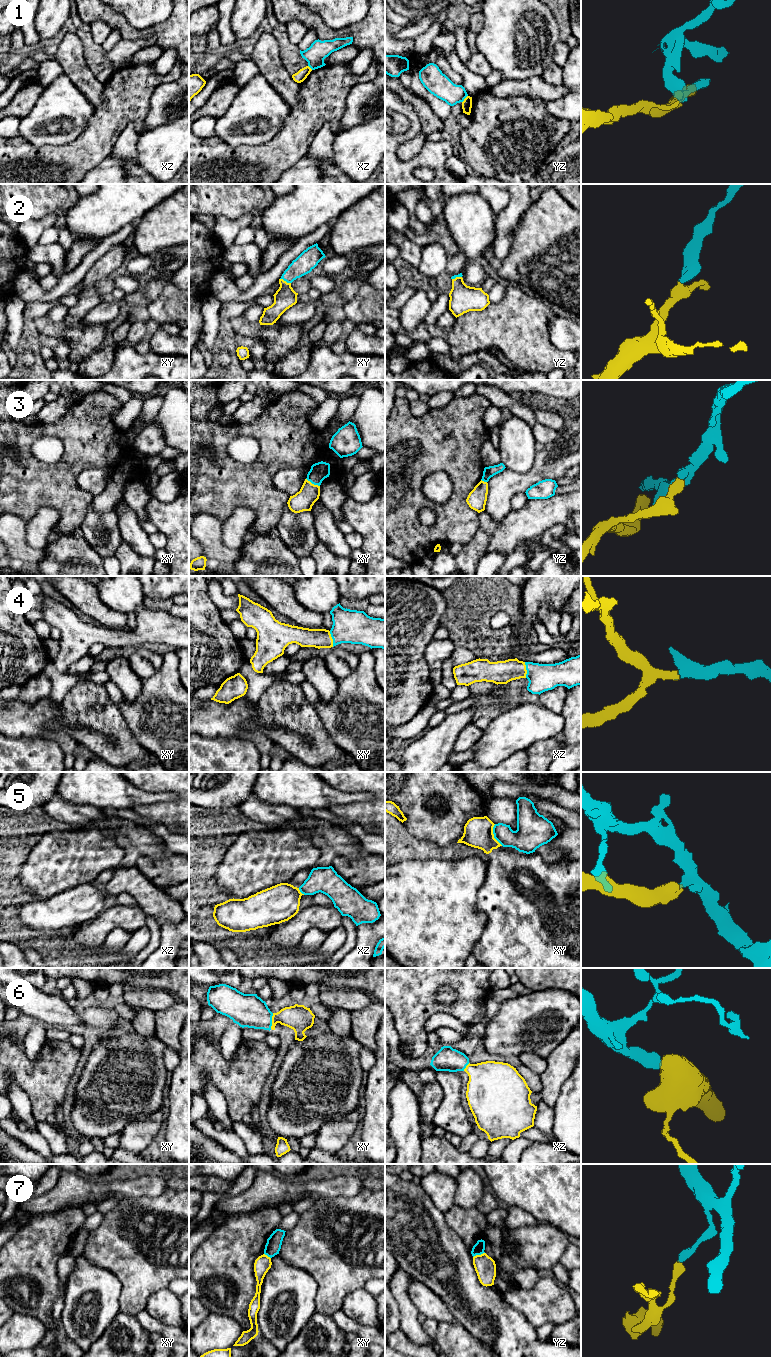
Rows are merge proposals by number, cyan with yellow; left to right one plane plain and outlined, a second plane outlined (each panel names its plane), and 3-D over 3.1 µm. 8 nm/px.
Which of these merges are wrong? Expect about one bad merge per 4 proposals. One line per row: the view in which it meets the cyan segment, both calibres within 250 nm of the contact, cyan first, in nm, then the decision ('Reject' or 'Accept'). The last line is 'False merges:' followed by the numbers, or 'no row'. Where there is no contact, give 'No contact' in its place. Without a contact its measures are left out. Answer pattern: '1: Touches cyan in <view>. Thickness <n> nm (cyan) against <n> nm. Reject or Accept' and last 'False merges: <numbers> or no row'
1: Touches cyan in yz. Thickness 190 nm (cyan) against 80 nm. Reject
2: Touches cyan in xy. Thickness 160 nm (cyan) against 180 nm. Accept
3: Touches cyan in xy. Thickness 150 nm (cyan) against 160 nm. Reject
4: Touches cyan in xy. Thickness 280 nm (cyan) against 160 nm. Accept
5: Touches cyan in xy. Thickness 200 nm (cyan) against 240 nm. Reject
6: Touches cyan in xy. Thickness 280 nm (cyan) against 200 nm. Accept
7: Touches cyan in yz. Thickness 90 nm (cyan) against 170 nm. Reject
False merges: 1, 3, 5, 7

